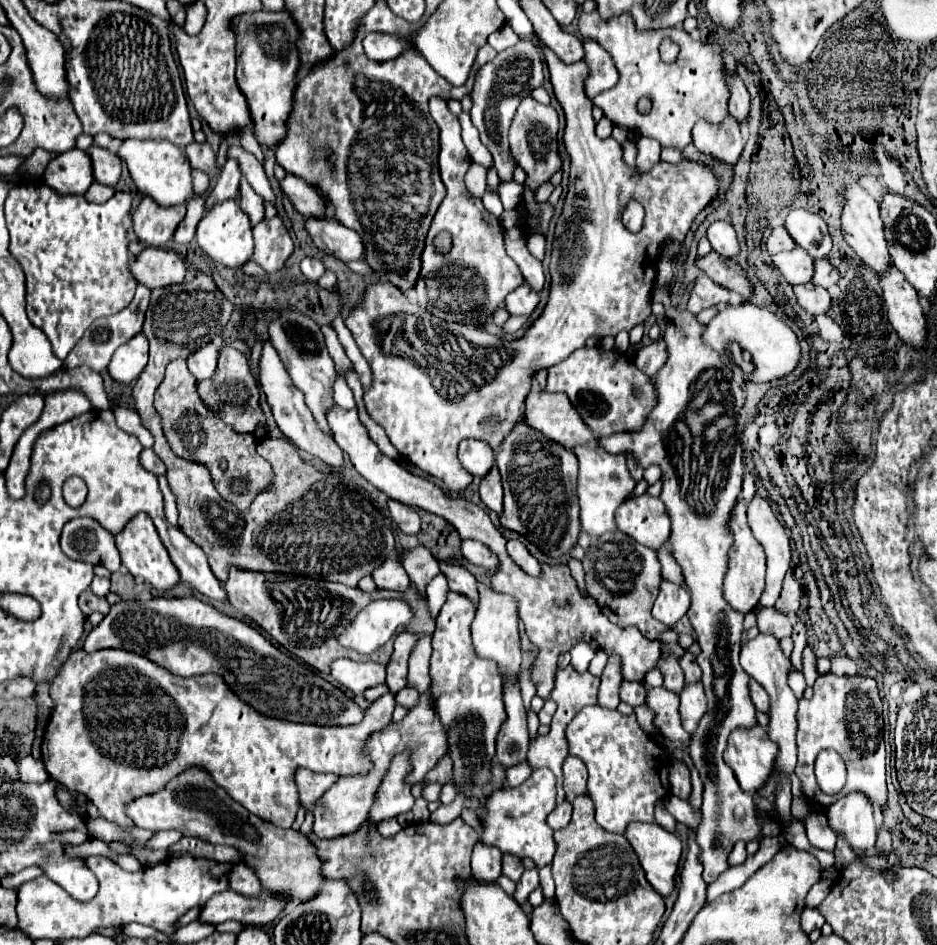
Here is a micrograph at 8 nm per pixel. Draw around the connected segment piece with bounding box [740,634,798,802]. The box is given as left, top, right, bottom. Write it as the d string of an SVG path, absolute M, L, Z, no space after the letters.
M758 634L752 640L746 640L742 644L742 652L740 652L740 664L742 668L758 682L764 686L764 690L770 694L772 700L772 708L770 708L770 724L768 724L768 736L778 744L780 752L776 758L776 766L774 766L774 774L768 780L768 784L758 790L760 796L766 796L770 802L774 802L774 788L776 788L776 778L778 772L784 770L788 776L794 772L796 766L796 708L798 708L798 700L796 696L790 692L788 686L788 668L790 668L790 660L782 654L782 648L778 644L778 640L770 634Z

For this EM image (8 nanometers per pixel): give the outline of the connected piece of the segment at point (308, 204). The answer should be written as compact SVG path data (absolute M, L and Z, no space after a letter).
M286 174L286 178L280 180L280 188L302 216L316 216L316 218L324 216L324 212L326 212L324 200L316 192L316 188L312 188L310 184L300 180L298 176Z

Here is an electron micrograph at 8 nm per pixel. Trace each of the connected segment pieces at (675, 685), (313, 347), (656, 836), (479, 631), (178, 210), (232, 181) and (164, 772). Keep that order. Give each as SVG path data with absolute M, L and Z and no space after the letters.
M672 656L666 658L666 660L660 658L658 668L660 668L662 674L664 674L664 688L670 690L670 692L680 694L682 688L684 688L684 684L686 684L686 680L684 680L684 672L682 672L678 660L672 658Z
M288 308L286 312L278 314L268 324L268 334L270 334L270 340L276 346L286 370L288 370L288 374L292 376L294 386L304 392L306 406L312 410L320 430L330 434L330 428L328 428L328 422L326 422L326 410L334 404L332 384L334 384L334 378L336 378L336 368L334 368L334 360L330 358L328 350L326 350L320 326L312 318L308 318L306 314L294 310L294 308Z
M632 822L626 828L626 838L632 844L632 848L636 850L640 864L646 872L646 880L654 886L654 890L658 894L662 894L664 898L672 894L674 886L676 886L676 872L678 872L678 864L680 864L680 856L682 856L682 842L676 834L666 832L662 826L658 824L646 824L646 822Z
M478 582L478 608L472 620L472 642L476 654L498 662L500 672L520 674L520 634L518 634L518 604L512 596L494 592L490 586Z
M144 196L144 200L132 214L134 232L138 240L144 242L146 246L166 246L172 240L172 234L184 216L186 204L162 208L160 204L154 204L150 196Z
M226 160L224 170L218 176L218 182L206 200L206 208L212 208L214 204L220 204L230 198L238 198L240 178L242 174L238 172L238 160Z
M82 650L72 652L68 656L68 660L64 662L60 674L52 680L50 696L56 702L56 710L54 710L50 722L46 724L46 734L44 734L44 740L42 740L42 762L46 766L46 772L50 774L50 778L60 782L68 790L78 790L78 792L86 794L106 820L120 824L124 830L134 828L134 822L130 822L130 818L124 814L124 804L126 802L130 802L130 800L134 800L138 796L144 796L148 792L158 792L170 780L170 776L174 778L178 772L184 772L190 766L206 768L212 774L214 782L220 784L228 792L228 796L232 800L236 800L238 804L242 804L250 814L254 814L254 816L258 816L258 818L262 818L266 822L272 822L278 828L290 828L292 822L296 820L296 812L300 808L298 788L296 788L296 782L294 782L296 768L316 768L316 772L334 772L334 774L342 774L342 776L352 776L352 774L362 776L362 774L370 772L372 762L362 752L364 744L366 744L370 734L384 730L392 722L392 710L394 710L394 702L396 702L392 692L384 694L382 698L378 698L366 710L364 720L360 724L356 724L356 726L312 726L312 724L296 724L296 722L288 722L288 720L274 720L270 716L262 716L254 708L250 708L250 704L246 704L242 698L238 698L228 688L228 684L222 680L222 676L218 676L218 674L202 674L202 676L194 676L194 678L180 678L180 676L174 676L172 672L164 670L162 666L154 664L152 660L148 660L144 656L138 656L134 652L126 652L126 650L98 650L98 652L92 652L92 654L82 652Z

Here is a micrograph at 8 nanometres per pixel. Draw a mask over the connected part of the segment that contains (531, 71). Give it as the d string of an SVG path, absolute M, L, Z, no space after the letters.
M520 40L514 48L508 48L504 52L500 52L490 64L484 64L478 74L476 74L476 82L474 82L474 90L472 90L472 122L480 132L480 140L482 144L490 150L492 158L494 158L494 166L498 170L500 180L510 182L512 180L512 170L514 170L514 160L510 156L508 150L508 128L512 122L512 116L518 108L518 104L522 102L524 94L530 96L530 92L534 88L538 88L544 80L544 72L542 72L542 58L540 58L540 50L536 48L534 42L528 40Z

